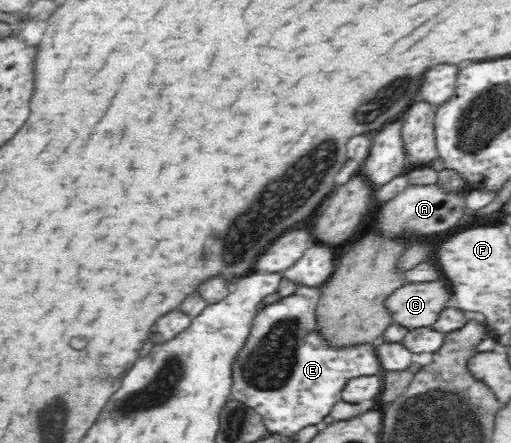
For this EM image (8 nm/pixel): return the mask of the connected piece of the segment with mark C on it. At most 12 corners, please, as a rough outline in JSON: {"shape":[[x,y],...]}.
{"shape":[[446,279],[407,282],[387,297],[392,321],[431,326],[452,303]]}

